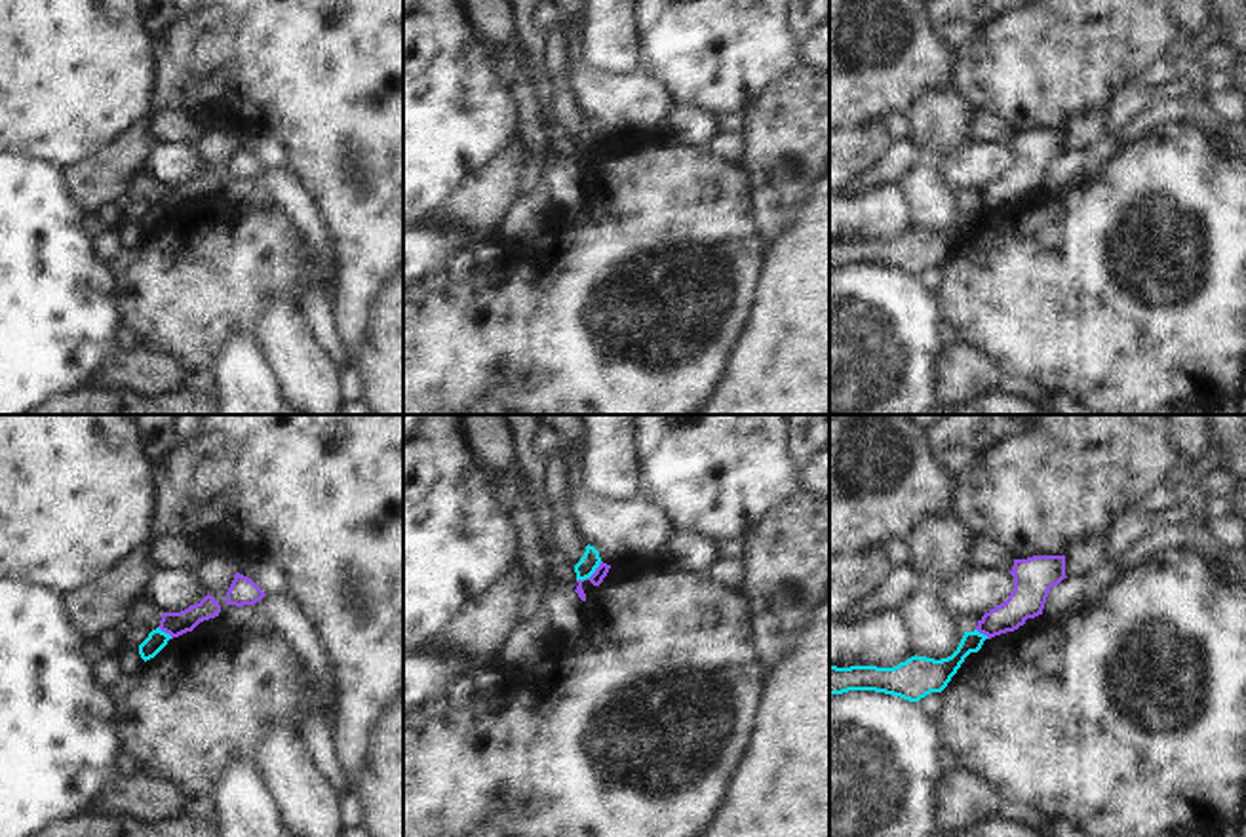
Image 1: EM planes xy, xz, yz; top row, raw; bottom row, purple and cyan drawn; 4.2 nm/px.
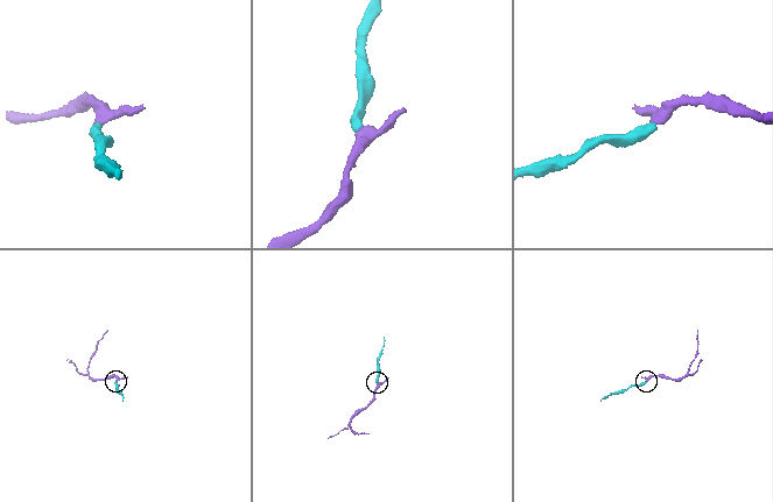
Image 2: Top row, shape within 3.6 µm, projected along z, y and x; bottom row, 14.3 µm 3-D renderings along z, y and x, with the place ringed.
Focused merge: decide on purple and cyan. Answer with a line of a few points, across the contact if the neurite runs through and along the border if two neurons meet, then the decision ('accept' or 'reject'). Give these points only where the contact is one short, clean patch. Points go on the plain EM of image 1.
line xz (602, 136), (588, 151), (577, 155); reject

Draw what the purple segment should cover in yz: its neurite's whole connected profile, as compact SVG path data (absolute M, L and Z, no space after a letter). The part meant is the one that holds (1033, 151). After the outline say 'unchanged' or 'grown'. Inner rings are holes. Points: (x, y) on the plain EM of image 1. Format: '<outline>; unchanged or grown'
M1065 129L1014 133L1010 148L1014 150L1014 164L1008 173L978 194L976 204L987 213L1014 205L1027 192L1042 188L1048 165L1067 152Z; unchanged

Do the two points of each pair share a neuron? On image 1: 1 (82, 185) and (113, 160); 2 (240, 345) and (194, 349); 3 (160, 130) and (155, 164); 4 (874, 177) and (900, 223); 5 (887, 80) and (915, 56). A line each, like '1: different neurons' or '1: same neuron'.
1: same neuron
2: different neurons
3: different neurons
4: different neurons
5: same neuron

